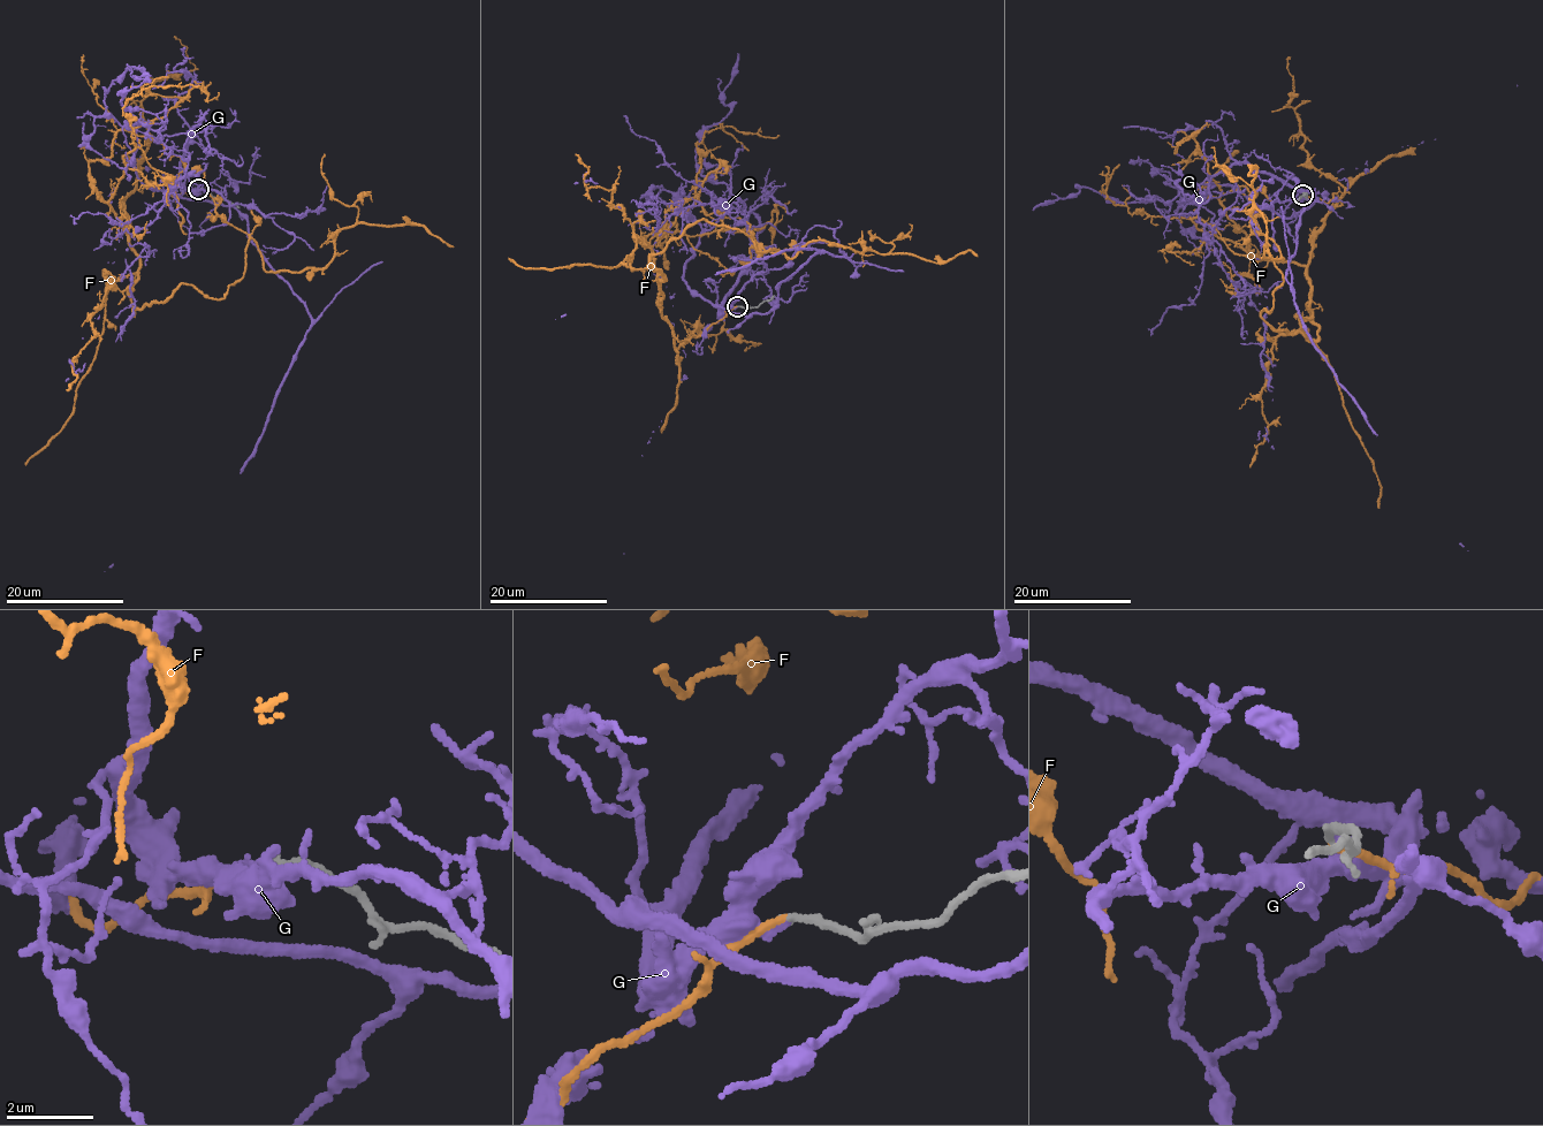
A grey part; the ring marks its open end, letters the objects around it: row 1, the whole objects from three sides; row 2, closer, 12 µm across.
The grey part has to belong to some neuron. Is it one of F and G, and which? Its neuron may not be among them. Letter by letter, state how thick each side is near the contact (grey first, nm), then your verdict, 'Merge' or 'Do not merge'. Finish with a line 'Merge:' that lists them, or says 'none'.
F: Thickness 190 nm (grey) against 160 nm. Merge
G: Thickness 180 nm (grey) against 280 nm. Do not merge
Merge: F

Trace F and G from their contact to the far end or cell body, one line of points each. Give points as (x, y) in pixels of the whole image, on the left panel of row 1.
F: (199, 189), (126, 199), (132, 312), (181, 284), (220, 298), (250, 238), (288, 272), (356, 225), (453, 246)
G: (197, 188), (182, 196), (237, 211), (246, 220), (250, 242), (303, 303), (311, 325), (240, 473), (104, 571)

